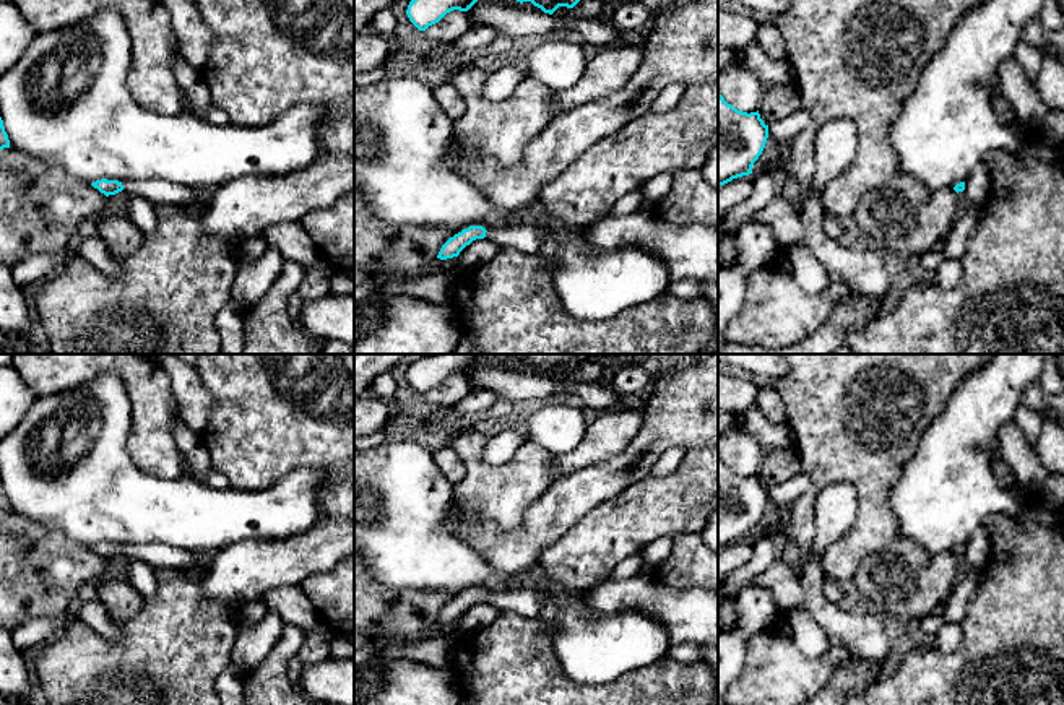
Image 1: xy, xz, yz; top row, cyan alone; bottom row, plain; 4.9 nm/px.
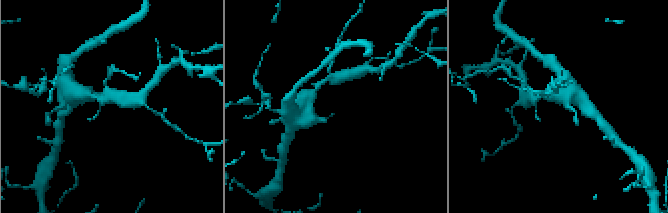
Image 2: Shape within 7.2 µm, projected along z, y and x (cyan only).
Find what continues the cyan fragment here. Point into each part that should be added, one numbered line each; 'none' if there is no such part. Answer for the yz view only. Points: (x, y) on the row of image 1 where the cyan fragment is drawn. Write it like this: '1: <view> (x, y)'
none

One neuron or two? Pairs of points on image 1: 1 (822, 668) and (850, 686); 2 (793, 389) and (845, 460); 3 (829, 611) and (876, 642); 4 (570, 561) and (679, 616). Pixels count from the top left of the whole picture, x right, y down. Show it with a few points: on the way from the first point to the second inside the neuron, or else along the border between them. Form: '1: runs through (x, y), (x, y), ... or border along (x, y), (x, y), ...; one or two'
1: border along (847, 660), (821, 687); two
2: runs through (811, 406), (845, 442); one
3: runs through (840, 622), (853, 626), (865, 637); one
4: border along (611, 574), (583, 592); two

